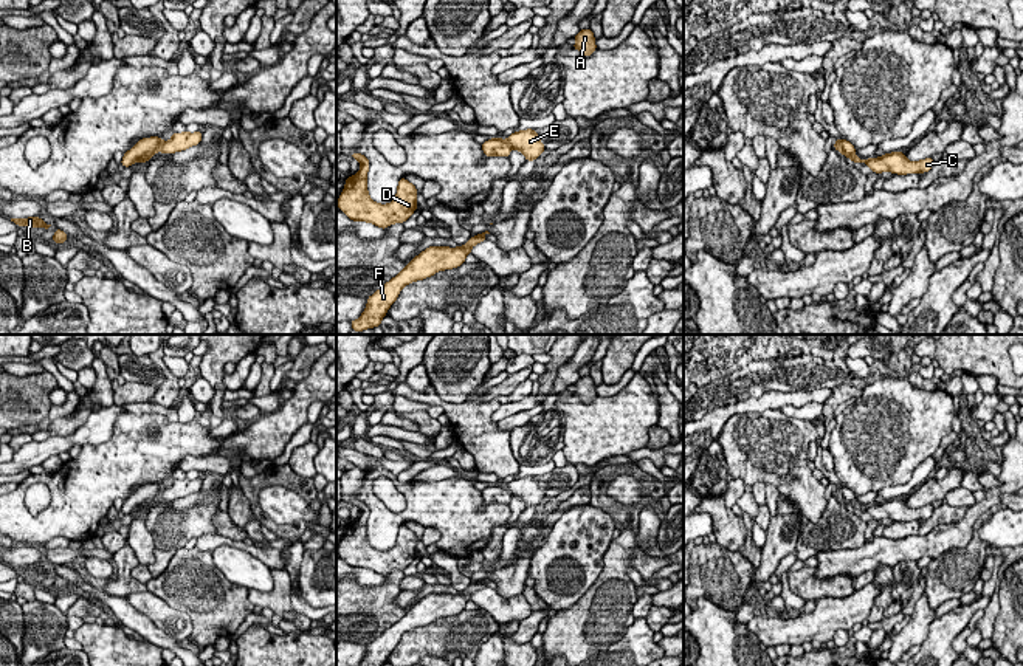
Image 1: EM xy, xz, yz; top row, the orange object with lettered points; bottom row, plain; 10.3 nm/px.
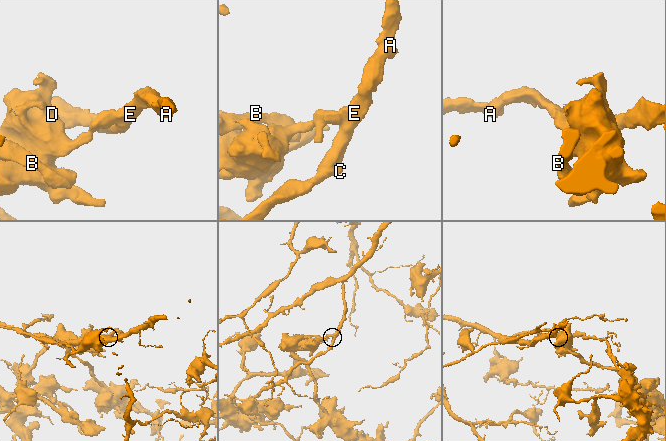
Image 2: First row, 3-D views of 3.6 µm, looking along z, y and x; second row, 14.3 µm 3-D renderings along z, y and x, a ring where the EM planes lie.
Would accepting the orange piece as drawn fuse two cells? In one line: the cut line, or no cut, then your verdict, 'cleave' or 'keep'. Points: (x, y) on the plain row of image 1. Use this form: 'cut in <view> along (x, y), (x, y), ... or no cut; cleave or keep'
cut in xy along (163, 488), (158, 497); cleave

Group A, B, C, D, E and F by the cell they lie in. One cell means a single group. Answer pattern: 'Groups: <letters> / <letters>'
Groups: A C E F / B D

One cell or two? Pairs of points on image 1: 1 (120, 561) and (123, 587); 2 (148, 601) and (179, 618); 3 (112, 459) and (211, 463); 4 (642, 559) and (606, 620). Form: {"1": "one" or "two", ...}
{"1": "one", "2": "one", "3": "two", "4": "two"}

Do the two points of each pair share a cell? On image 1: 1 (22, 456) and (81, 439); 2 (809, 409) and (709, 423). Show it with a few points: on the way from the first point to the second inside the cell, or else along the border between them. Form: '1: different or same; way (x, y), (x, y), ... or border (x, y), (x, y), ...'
1: same; way (36, 453), (67, 442)
2: different; border (817, 401), (780, 408)

